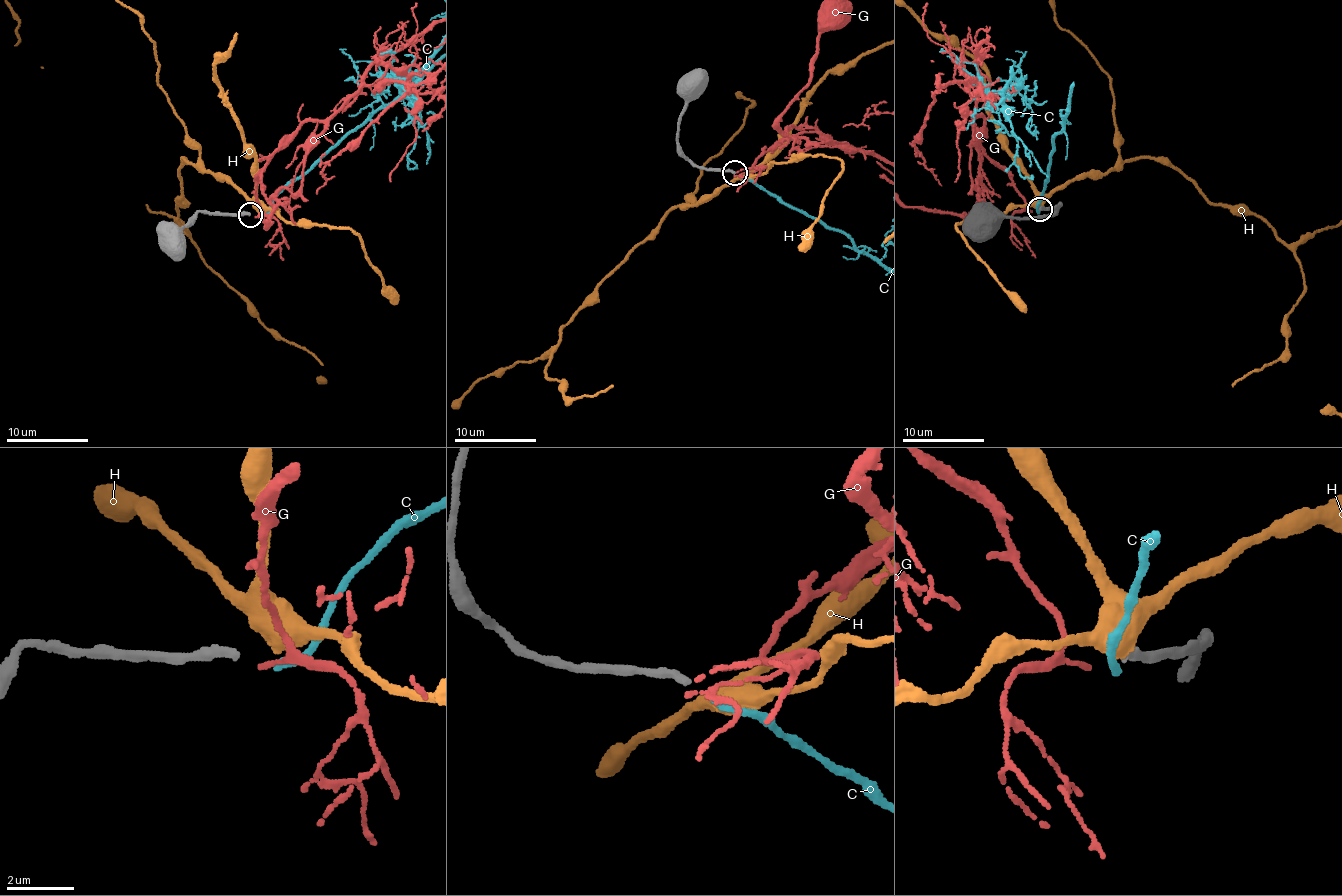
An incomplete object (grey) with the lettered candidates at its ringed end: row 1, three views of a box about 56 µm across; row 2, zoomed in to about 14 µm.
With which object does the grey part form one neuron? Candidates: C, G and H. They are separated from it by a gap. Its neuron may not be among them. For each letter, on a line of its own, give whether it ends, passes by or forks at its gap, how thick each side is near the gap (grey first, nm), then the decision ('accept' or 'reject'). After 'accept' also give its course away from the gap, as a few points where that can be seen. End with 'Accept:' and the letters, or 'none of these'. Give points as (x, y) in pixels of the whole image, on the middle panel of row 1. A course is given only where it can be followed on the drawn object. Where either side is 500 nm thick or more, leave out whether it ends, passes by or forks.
C: it ends there; 240 nm thick on the grey side, 240 nm on the other; accept
G: it ends there; 240 nm thick on the grey side, 120 nm on the other; reject
H: 240 nm thick on the grey side, 550 nm on the other; reject
Accept: C

